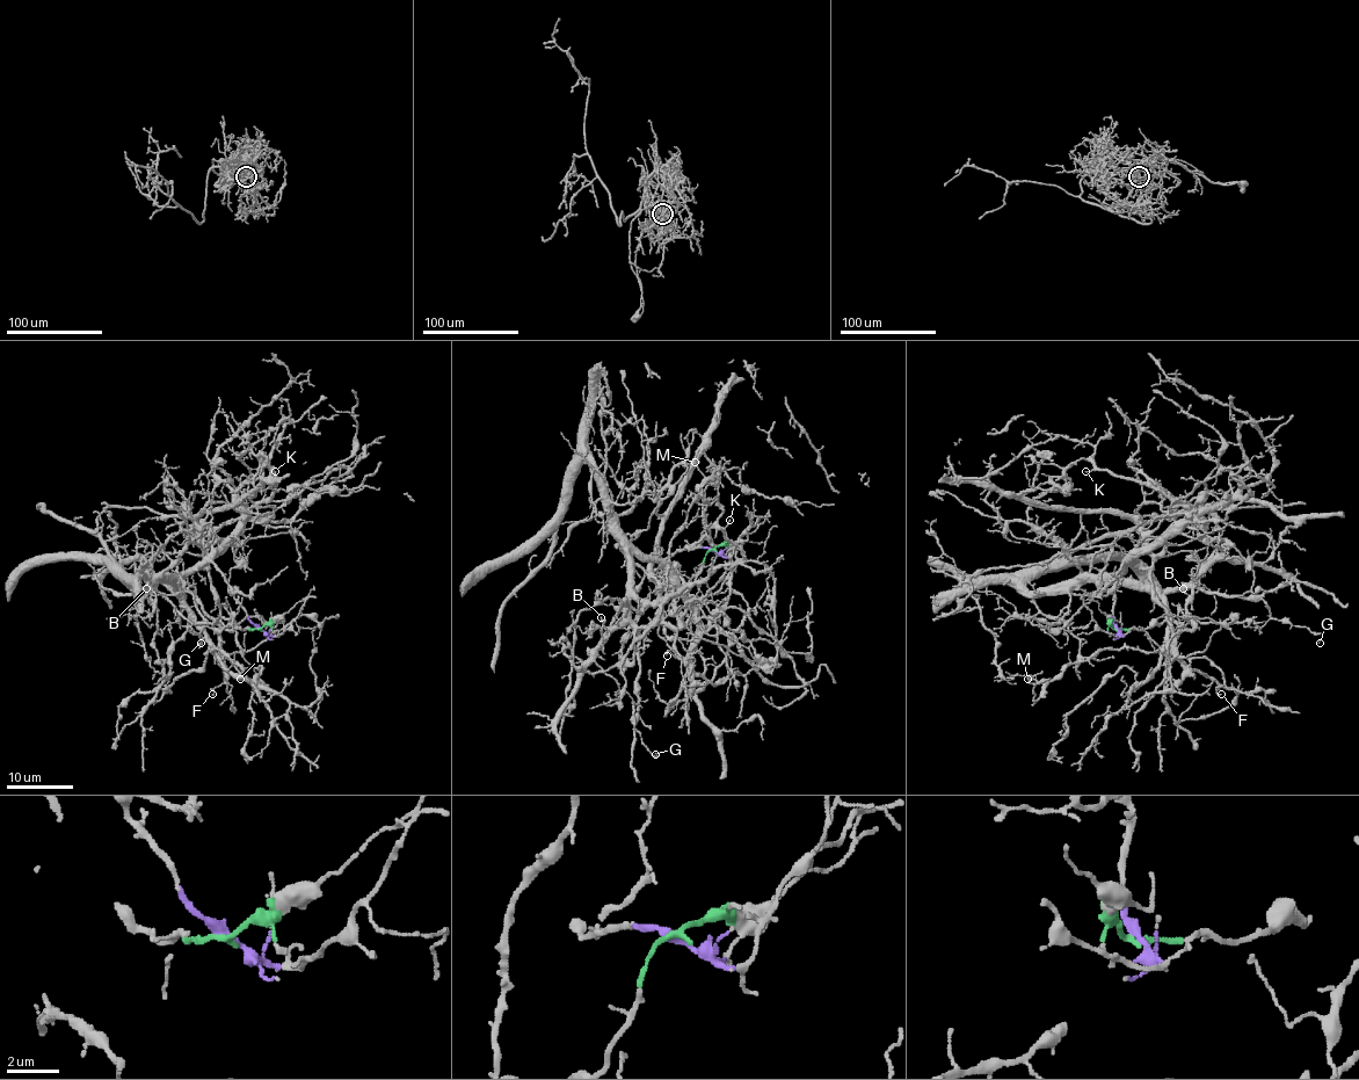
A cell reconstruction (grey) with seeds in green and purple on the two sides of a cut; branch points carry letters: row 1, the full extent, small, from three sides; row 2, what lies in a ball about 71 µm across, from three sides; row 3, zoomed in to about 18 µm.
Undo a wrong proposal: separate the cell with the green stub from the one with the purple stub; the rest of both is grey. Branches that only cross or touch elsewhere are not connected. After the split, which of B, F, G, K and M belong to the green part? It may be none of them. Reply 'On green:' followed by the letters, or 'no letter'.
On green: F

